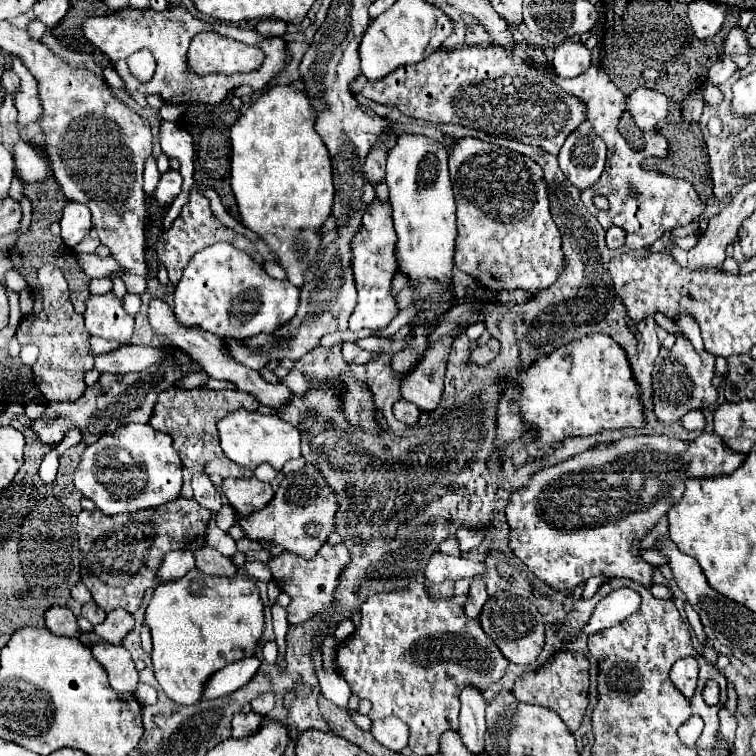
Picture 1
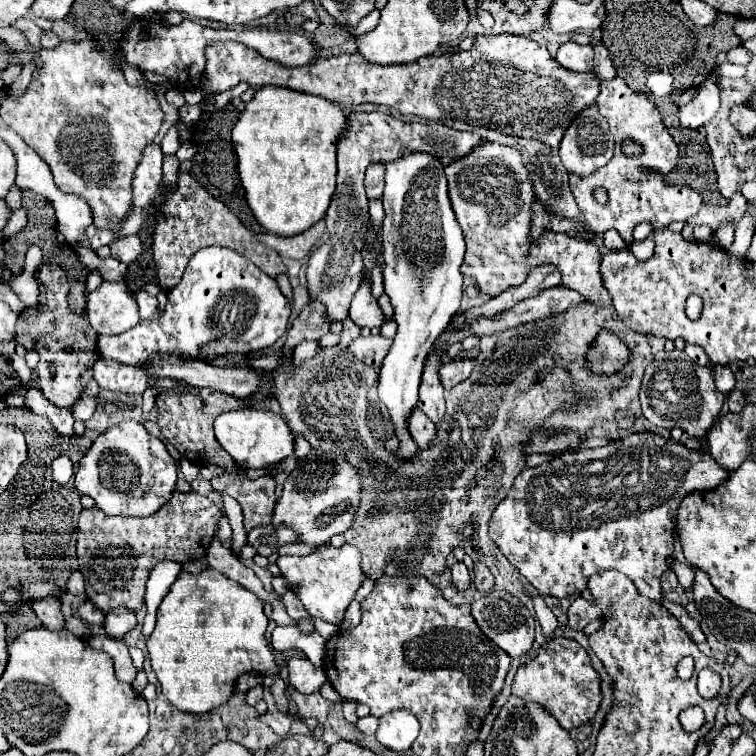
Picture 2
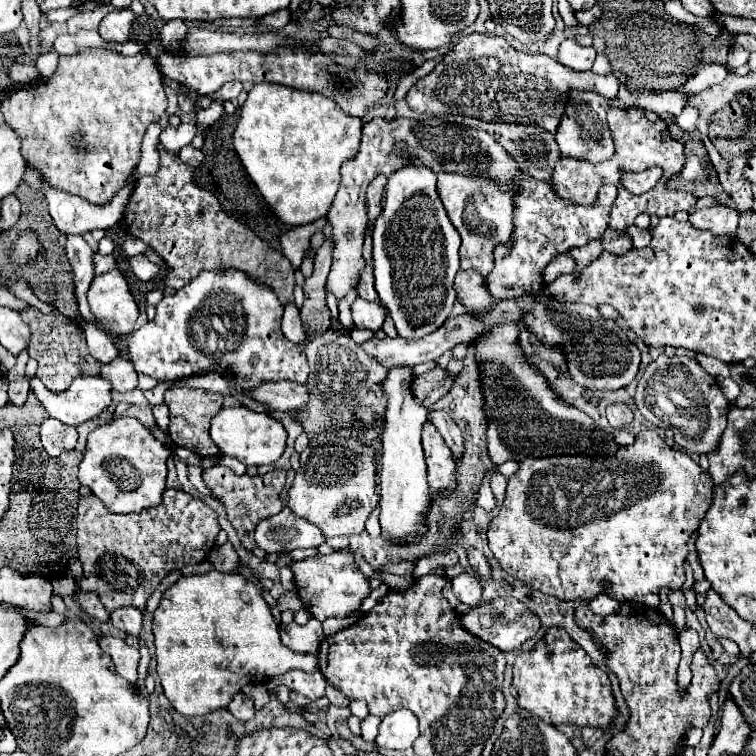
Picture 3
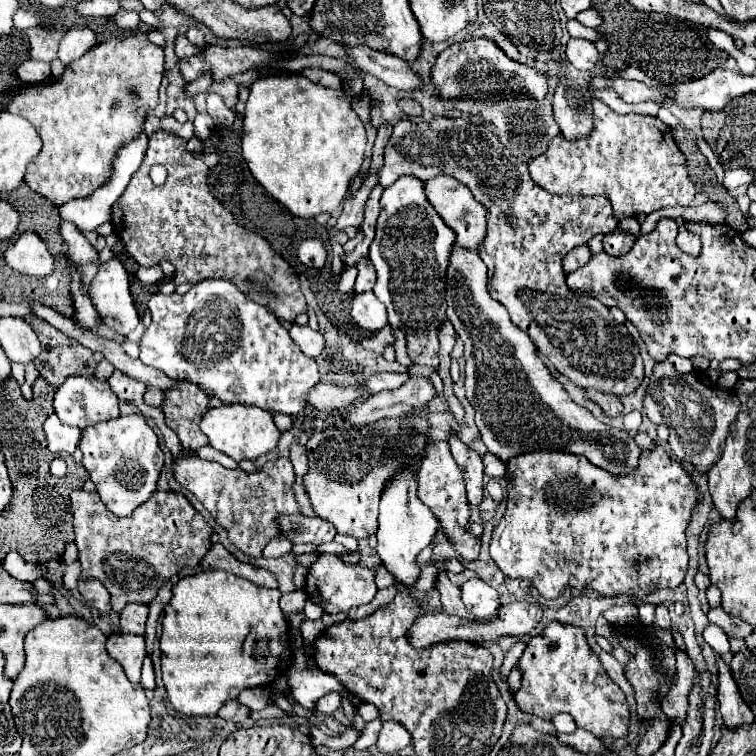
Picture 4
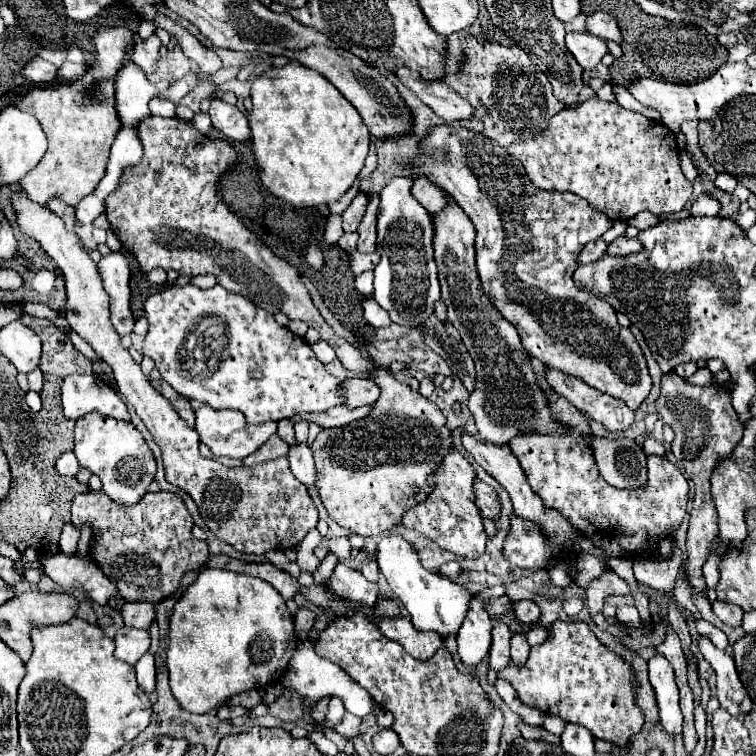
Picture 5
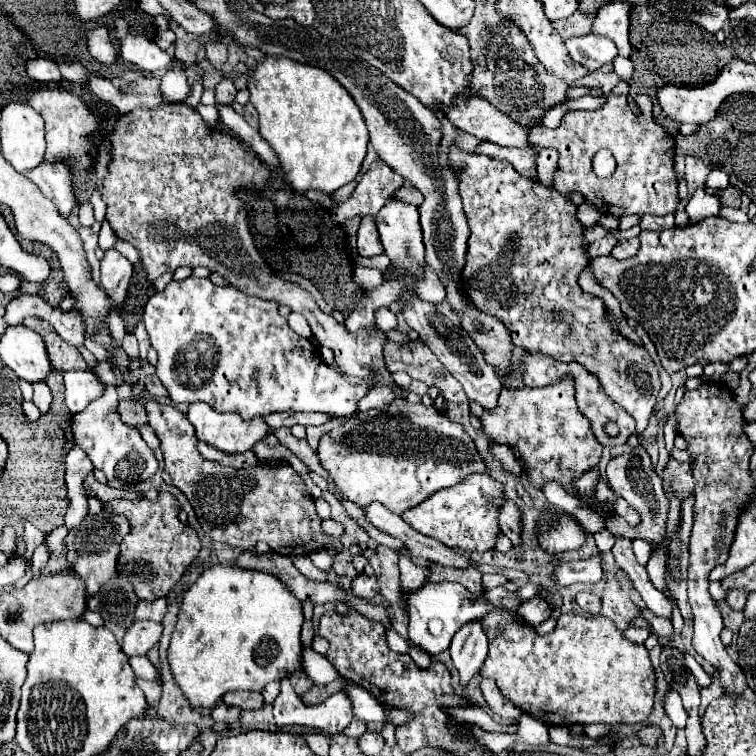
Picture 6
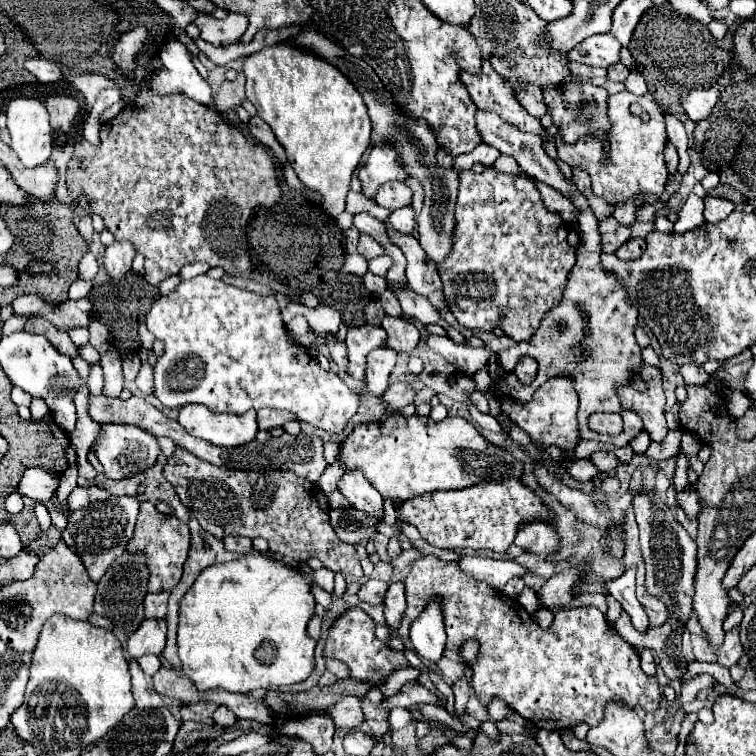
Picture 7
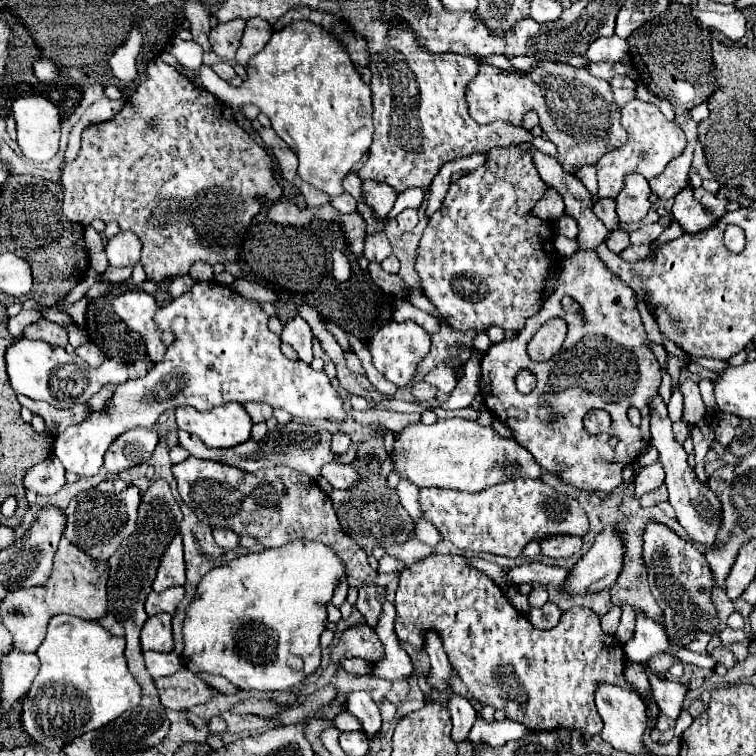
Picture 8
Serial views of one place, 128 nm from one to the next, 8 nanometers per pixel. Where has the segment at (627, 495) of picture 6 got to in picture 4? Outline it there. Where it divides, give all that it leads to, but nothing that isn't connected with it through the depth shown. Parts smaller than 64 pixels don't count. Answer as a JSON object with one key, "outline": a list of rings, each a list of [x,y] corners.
{"outline":[[[452,246],[450,266],[446,270],[446,316],[452,322],[456,334],[464,342],[464,358],[466,358],[466,398],[476,410],[476,426],[480,430],[480,438],[486,444],[488,452],[496,454],[500,460],[510,460],[528,450],[562,450],[572,454],[584,454],[594,466],[614,474],[626,476],[638,468],[640,448],[634,438],[626,430],[616,430],[610,424],[596,420],[586,408],[574,404],[566,390],[560,386],[556,378],[546,370],[534,344],[528,340],[526,332],[512,324],[506,308],[492,300],[488,292],[486,264],[478,256],[476,250]]]}

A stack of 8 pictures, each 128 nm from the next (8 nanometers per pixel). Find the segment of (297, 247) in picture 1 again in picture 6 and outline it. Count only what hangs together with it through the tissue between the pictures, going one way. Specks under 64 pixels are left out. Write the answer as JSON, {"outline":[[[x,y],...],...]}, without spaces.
{"outline":[[[264,56],[252,70],[248,90],[250,102],[260,114],[260,134],[276,150],[284,168],[284,178],[294,192],[312,188],[334,194],[356,178],[368,146],[366,122],[352,96],[346,94],[346,88],[334,76],[322,68],[288,60],[286,56]]]}

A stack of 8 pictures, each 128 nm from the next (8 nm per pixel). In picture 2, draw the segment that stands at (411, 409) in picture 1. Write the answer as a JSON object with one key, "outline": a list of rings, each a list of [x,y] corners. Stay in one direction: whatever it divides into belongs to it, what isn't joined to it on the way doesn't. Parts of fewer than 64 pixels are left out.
{"outline":[[[416,408],[414,416],[410,416],[410,432],[420,448],[430,448],[436,438],[436,424],[430,418],[426,418],[422,410]]]}

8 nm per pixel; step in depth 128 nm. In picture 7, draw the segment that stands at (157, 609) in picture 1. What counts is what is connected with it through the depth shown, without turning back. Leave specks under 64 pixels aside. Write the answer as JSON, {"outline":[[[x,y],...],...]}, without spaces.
{"outline":[[[250,552],[238,560],[214,564],[198,576],[180,604],[178,656],[182,672],[198,690],[224,688],[228,692],[250,692],[254,688],[282,688],[302,682],[314,668],[316,640],[308,636],[308,622],[314,616],[314,578],[298,566],[286,566],[266,554]]]}

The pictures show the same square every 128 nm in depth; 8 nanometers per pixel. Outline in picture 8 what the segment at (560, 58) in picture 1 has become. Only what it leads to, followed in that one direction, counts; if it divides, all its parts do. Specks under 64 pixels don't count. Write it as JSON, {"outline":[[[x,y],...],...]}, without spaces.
{"outline":[[[616,34],[610,38],[598,38],[594,40],[586,56],[592,62],[622,62],[630,56],[630,44]]]}

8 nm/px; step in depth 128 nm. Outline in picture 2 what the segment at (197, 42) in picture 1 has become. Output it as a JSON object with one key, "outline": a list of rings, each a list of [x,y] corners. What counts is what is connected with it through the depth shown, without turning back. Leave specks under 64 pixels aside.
{"outline":[[[478,34],[468,52],[424,56],[410,64],[376,64],[364,60],[360,54],[340,54],[318,58],[318,62],[298,68],[286,68],[280,62],[266,60],[238,42],[212,44],[206,50],[202,82],[206,94],[230,90],[240,82],[248,82],[250,86],[274,84],[322,96],[338,102],[346,112],[360,104],[382,104],[418,118],[442,120],[448,116],[474,126],[494,128],[502,134],[536,138],[552,148],[558,148],[570,120],[586,104],[592,104],[600,92],[600,82],[592,72],[570,72],[542,44],[512,34]]]}

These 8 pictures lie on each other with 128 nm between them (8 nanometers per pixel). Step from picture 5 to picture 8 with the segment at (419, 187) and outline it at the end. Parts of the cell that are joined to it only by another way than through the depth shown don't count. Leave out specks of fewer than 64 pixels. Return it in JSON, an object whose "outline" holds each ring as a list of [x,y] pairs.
{"outline":[[[376,180],[362,182],[364,204],[370,206],[374,210],[374,216],[380,218],[380,220],[384,220],[388,216],[388,212],[392,210],[396,196],[398,194],[394,192],[394,188],[390,188],[384,182],[376,182]]]}

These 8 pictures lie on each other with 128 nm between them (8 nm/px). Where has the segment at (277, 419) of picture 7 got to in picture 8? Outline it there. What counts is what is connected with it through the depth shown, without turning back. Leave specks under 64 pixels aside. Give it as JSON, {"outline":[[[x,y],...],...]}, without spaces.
{"outline":[[[248,402],[248,404],[242,404],[244,410],[250,414],[250,418],[254,422],[266,422],[268,418],[272,418],[272,408],[266,406],[266,404],[260,404],[260,402]]]}

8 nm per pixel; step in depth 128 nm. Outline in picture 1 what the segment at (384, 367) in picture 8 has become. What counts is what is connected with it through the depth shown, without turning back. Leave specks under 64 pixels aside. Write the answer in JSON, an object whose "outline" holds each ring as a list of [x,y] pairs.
{"outline":[[[374,200],[368,206],[368,212],[364,212],[362,230],[352,240],[352,272],[358,288],[358,304],[350,316],[350,330],[382,330],[386,328],[392,318],[398,314],[396,300],[390,294],[390,282],[396,272],[396,260],[394,260],[394,226],[390,220],[390,204],[380,204]]]}

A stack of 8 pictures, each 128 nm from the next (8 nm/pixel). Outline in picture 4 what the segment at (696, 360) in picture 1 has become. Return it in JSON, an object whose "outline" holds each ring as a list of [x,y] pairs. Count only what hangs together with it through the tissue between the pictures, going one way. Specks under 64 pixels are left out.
{"outline":[[[662,362],[656,364],[654,374],[650,376],[644,410],[654,424],[664,424],[670,430],[668,444],[678,462],[692,464],[698,472],[708,472],[722,454],[730,426],[740,412],[740,400],[730,390],[702,384],[698,372],[682,376],[674,370],[674,366]]]}

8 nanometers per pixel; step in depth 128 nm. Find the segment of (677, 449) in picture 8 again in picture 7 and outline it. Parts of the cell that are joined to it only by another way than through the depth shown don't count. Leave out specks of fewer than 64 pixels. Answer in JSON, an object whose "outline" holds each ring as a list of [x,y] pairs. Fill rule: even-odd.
{"outline":[[[642,366],[642,372],[630,382],[630,386],[620,388],[618,396],[624,408],[634,410],[644,420],[644,430],[654,442],[662,442],[668,434],[668,424],[664,416],[664,388],[662,372],[654,366]],[[686,486],[682,492],[676,490],[676,500],[678,500],[678,506],[684,510],[688,520],[696,520],[700,516],[700,512],[702,512],[700,498],[692,486]]]}

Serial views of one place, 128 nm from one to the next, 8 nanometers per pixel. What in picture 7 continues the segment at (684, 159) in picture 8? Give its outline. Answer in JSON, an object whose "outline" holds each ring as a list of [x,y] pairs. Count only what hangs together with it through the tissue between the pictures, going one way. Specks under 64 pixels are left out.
{"outline":[[[666,144],[666,164],[668,164],[668,178],[672,178],[676,174],[676,168],[678,168],[678,152],[676,152],[676,146],[674,144]]]}

